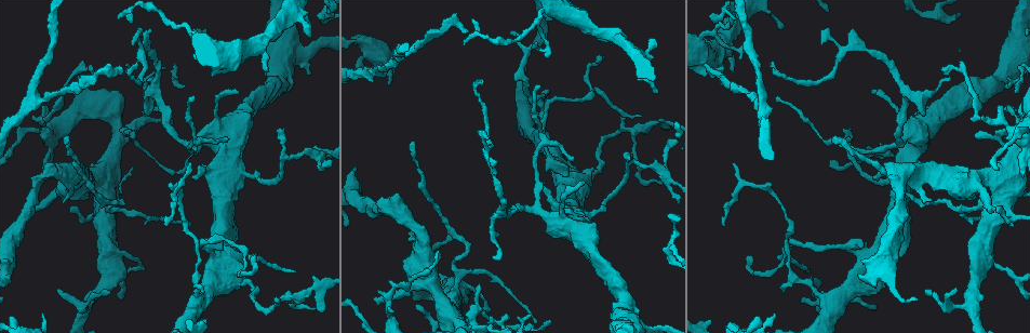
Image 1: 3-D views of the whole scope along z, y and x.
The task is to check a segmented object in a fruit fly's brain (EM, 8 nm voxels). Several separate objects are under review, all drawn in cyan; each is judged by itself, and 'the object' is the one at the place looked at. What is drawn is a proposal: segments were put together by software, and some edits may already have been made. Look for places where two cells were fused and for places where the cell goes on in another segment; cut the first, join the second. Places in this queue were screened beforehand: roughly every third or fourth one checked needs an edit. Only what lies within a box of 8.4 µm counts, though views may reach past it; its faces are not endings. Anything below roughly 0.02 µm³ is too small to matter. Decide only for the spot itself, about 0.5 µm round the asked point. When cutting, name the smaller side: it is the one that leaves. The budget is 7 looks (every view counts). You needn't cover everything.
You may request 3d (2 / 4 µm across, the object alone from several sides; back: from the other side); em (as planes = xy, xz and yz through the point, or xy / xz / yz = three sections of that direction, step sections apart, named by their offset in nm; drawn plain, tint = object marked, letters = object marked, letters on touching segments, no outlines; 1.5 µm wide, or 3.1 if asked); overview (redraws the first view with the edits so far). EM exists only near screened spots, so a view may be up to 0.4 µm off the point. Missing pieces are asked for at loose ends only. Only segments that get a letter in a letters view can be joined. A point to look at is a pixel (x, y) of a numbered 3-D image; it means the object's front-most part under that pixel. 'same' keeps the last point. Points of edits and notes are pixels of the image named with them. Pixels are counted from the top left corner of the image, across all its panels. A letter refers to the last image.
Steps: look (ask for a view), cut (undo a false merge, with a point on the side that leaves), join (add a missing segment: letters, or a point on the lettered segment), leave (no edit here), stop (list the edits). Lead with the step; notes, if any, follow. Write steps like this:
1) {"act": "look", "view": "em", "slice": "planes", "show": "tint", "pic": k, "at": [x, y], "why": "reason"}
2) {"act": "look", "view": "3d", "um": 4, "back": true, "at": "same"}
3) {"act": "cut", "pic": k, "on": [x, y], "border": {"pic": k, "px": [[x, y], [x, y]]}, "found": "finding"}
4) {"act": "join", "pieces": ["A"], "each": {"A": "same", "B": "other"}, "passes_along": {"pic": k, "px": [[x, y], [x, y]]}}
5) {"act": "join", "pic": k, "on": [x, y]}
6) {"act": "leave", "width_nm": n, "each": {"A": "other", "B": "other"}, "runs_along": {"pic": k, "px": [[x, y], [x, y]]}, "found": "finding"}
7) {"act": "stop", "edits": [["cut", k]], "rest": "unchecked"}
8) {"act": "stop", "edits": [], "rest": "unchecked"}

{"act": "look", "view": "em", "slice": "planes", "show": "tint", "pic": 1, "at": [544, 183], "why": "branch stops here"}

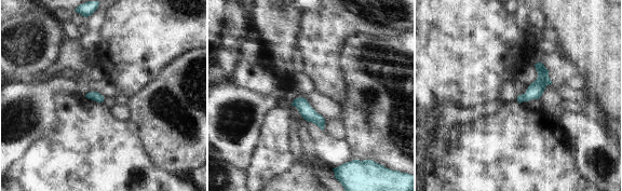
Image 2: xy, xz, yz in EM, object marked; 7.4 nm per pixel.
{"act": "look", "view": "em", "slice": "planes", "show": "letters", "at": "same"}

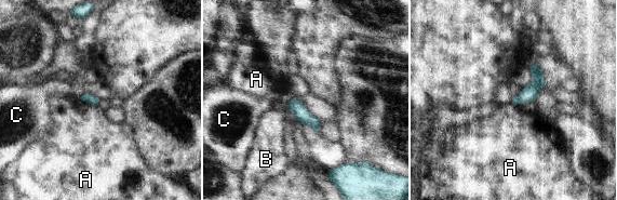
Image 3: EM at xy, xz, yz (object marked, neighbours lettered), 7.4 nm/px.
{"act": "leave", "longest_contact_nm": ["A", 140], "each": {"A": "other", "B": "other", "C": "other"}, "border": {"pic": 3, "px": [[79, 98], [96, 105]]}, "found": "no lettered segment goes on from it"}

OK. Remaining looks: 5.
{"act": "look", "view": "em", "slice": "planes", "show": "plain", "pic": 1, "at": [612, 43]}

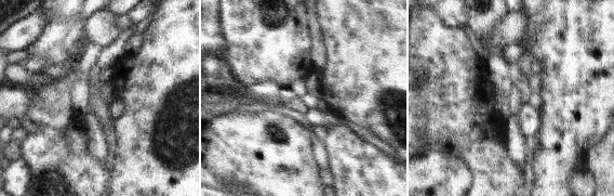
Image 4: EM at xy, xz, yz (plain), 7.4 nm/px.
{"act": "look", "view": "em", "slice": "planes", "show": "letters", "at": "same", "why": "what lies round it"}

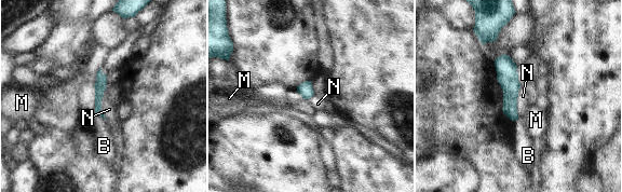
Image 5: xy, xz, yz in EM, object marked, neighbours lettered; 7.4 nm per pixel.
{"act": "leave", "each": {"B": "other", "M": "other", "N": "other"}, "border": {"pic": 5, "px": [[107, 74], [102, 99], [105, 119]]}, "found": "no lettered segment goes on from it"}

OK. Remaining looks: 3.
{"act": "look", "view": "3d", "um": 4, "pic": 1, "at": [466, 33], "why": "branch stops here"}

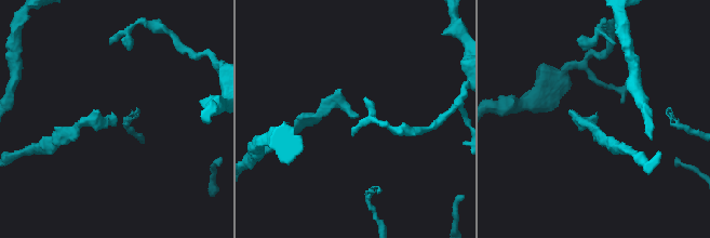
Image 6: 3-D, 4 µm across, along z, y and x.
{"act": "look", "view": "em", "slice": "planes", "show": "letters", "pic": 6, "at": [111, 111], "why": "need the tissue"}

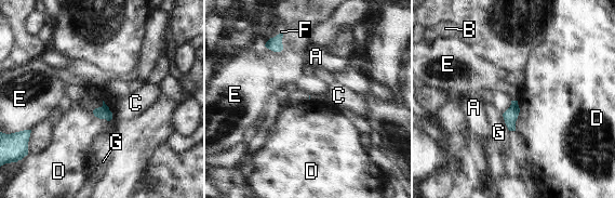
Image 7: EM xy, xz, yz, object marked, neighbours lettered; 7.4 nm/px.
{"act": "leave", "each": {"A": "other", "B": "other", "C": "other", "D": "other", "E": "other", "F": "other", "G": "other"}, "border": {"pic": 7, "px": [[92, 113], [107, 120], [112, 118]]}, "found": "none of them fits"}

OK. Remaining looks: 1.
{"act": "stop", "edits": [], "rest": "unchecked"}

